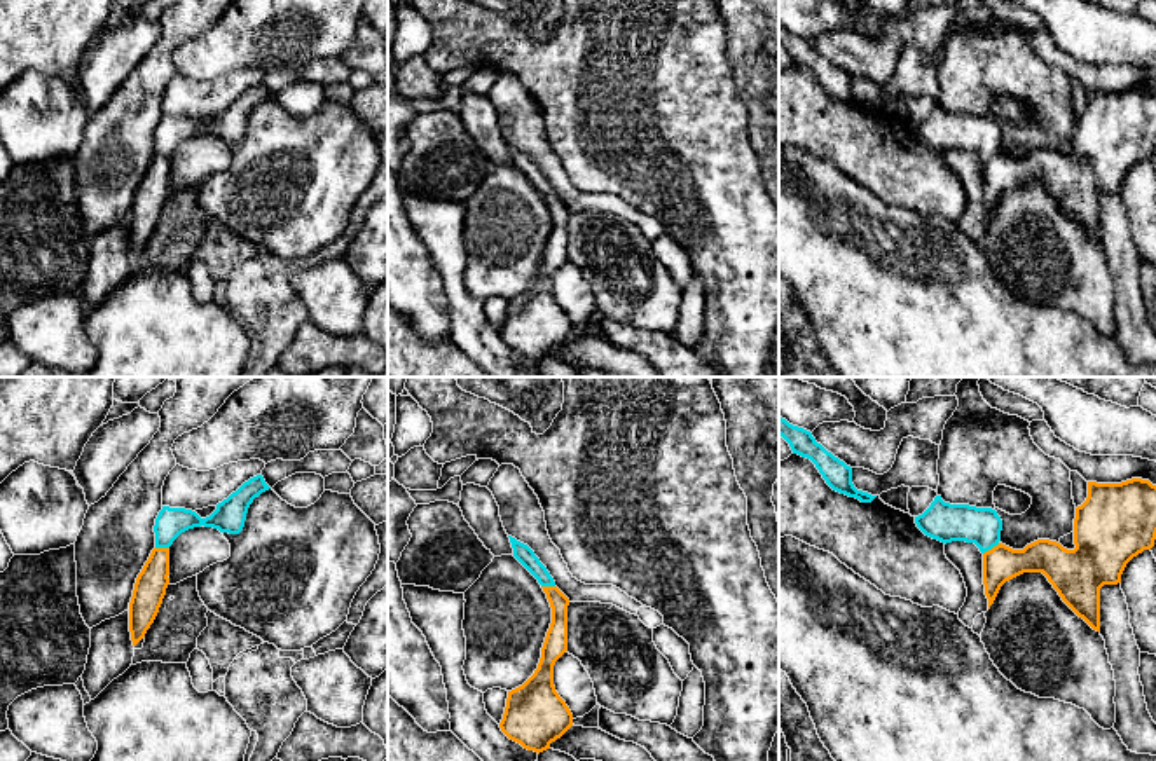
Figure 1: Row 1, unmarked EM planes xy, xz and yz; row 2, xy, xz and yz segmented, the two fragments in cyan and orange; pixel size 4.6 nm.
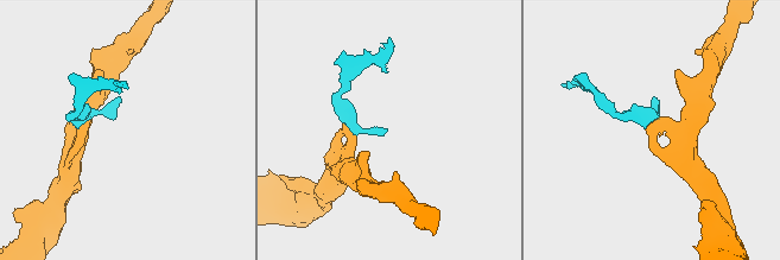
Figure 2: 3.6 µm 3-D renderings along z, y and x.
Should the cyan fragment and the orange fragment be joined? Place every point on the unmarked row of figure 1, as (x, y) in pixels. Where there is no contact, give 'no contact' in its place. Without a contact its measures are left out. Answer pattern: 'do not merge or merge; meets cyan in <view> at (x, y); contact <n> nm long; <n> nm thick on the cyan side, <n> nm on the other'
merge; meets cyan in yz at (990, 157); contact 90 nm long; 180 nm thick on the cyan side, 160 nm on the other

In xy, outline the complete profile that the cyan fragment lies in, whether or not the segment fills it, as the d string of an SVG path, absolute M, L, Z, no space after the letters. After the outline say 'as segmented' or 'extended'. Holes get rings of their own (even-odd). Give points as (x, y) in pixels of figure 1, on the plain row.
M262 84L244 91L236 101L217 113L217 119L201 127L185 117L162 115L155 127L155 157L136 187L129 211L129 241L136 255L154 232L166 197L169 194L169 155L185 140L194 136L213 136L220 141L239 143L244 136L246 122L255 106L271 96Z; extended

